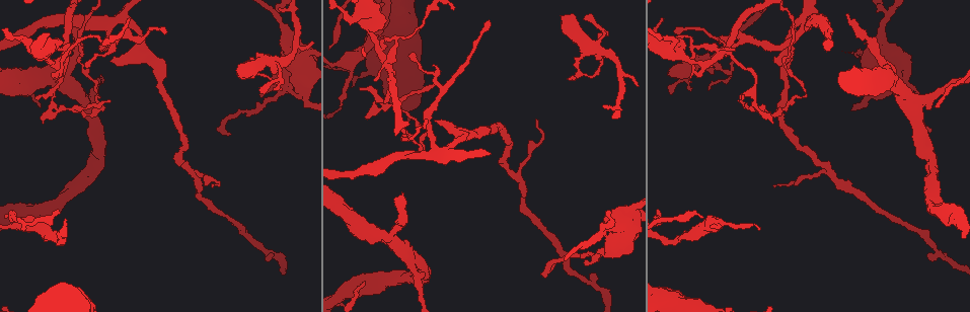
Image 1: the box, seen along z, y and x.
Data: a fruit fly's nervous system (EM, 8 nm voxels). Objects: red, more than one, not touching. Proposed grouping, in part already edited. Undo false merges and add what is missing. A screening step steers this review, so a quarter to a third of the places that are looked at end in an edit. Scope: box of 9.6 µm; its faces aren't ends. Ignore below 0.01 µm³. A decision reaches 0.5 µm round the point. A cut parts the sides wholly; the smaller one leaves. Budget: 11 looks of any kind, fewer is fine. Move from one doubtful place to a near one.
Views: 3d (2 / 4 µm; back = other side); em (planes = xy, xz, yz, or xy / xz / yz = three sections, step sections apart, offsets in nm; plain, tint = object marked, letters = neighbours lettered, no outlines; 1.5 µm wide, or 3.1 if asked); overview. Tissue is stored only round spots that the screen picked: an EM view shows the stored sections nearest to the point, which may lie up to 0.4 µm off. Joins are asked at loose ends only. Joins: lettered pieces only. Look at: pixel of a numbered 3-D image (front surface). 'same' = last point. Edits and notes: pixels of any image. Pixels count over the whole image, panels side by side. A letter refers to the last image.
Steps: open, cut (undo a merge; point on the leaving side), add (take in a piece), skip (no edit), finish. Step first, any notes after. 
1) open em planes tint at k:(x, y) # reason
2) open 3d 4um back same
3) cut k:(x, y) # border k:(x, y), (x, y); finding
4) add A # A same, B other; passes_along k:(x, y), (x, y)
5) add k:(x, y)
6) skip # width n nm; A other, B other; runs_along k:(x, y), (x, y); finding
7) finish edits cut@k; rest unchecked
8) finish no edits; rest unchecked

open em planes letters at 1:(758, 230)

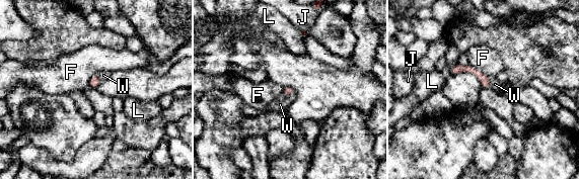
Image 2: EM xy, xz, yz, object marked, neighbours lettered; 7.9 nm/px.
add W # F other, J other, L other, W same; passes_along 2:(287, 90), (288, 95), (280, 104); it goes on there

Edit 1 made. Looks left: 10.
open overview

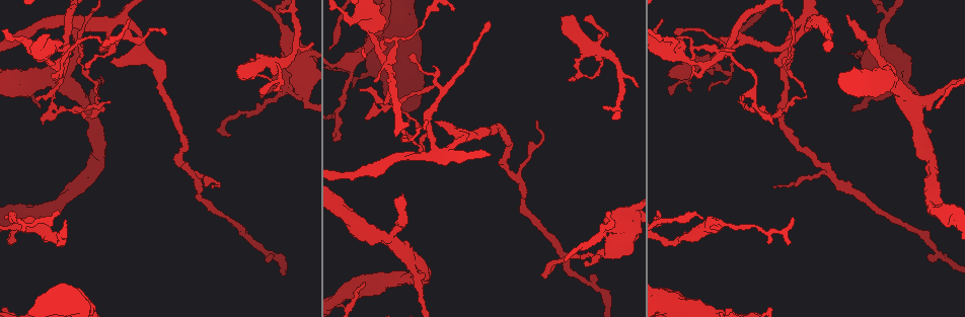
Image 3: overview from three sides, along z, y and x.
open em xy step 4 tint at 3:(212, 185) # tapers out

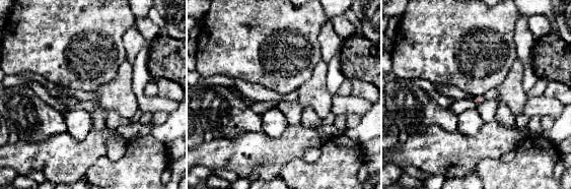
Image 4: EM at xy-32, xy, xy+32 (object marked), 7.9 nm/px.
open em planes letters same # cut it another way

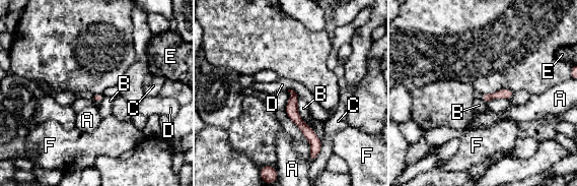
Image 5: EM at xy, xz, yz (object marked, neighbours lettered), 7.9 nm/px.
skip # A other, B other, C other, D other, E other, F other; runs_along 5:(294, 96), (293, 115), (313, 140), (311, 158); none of them fits

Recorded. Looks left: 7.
open 3d 4um at 3:(452, 143) # four-way junction

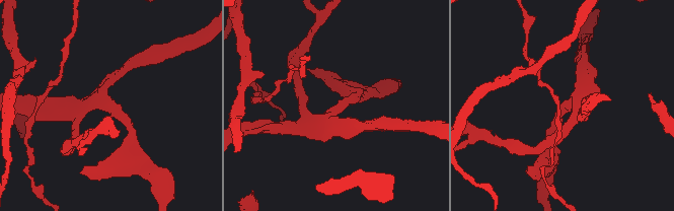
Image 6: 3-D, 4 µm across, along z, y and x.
open em xy step 8 letters at 6:(332, 109) # arms 4; need the tissue

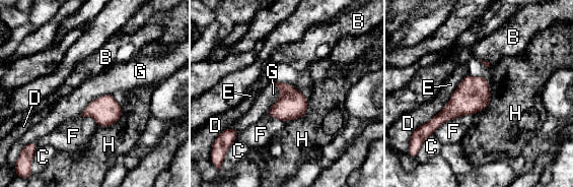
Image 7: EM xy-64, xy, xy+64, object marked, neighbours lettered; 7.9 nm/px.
skip # width 220 nm; B other, C other, D other, E other, F other, G other, H other; border 7:(112, 94), (93, 99), (80, 116); all the same neuron

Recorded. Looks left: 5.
open em yz step 8 letters at 3:(845, 16) # an open end

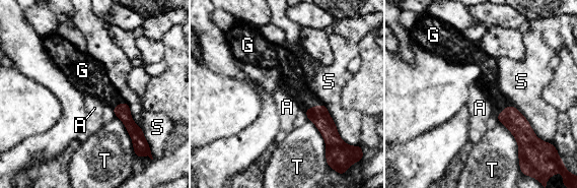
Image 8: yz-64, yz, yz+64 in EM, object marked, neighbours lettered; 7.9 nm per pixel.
add G # A other, G same, S other, T other; passes_along 8:(516, 123), (503, 108), (487, 81); it goes on there

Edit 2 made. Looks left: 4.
finish edits add@2, add@8; rest unchecked

